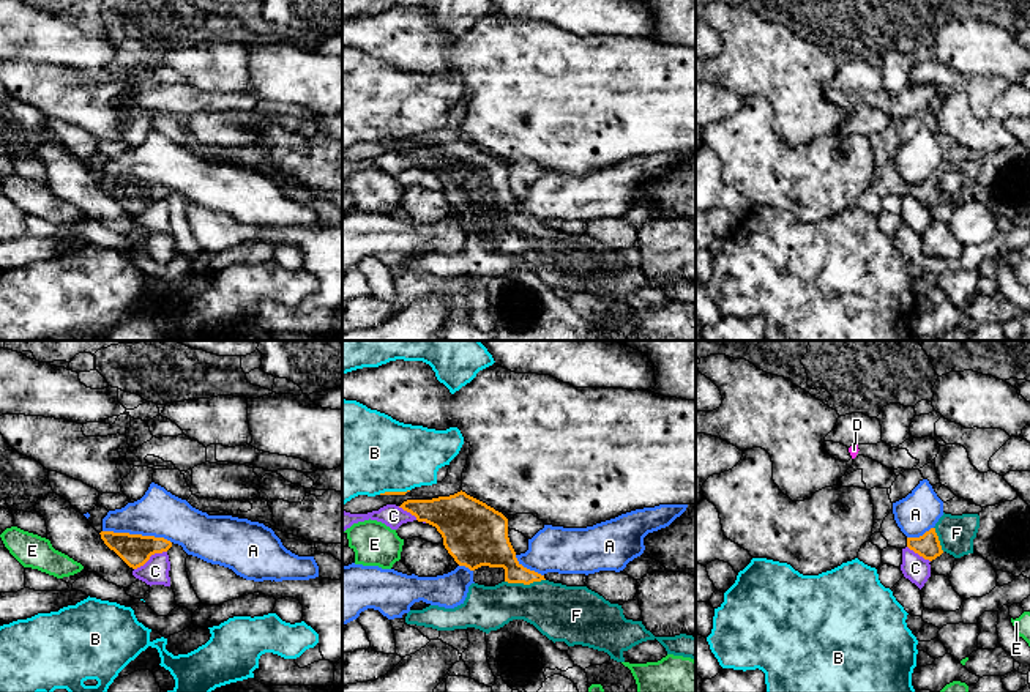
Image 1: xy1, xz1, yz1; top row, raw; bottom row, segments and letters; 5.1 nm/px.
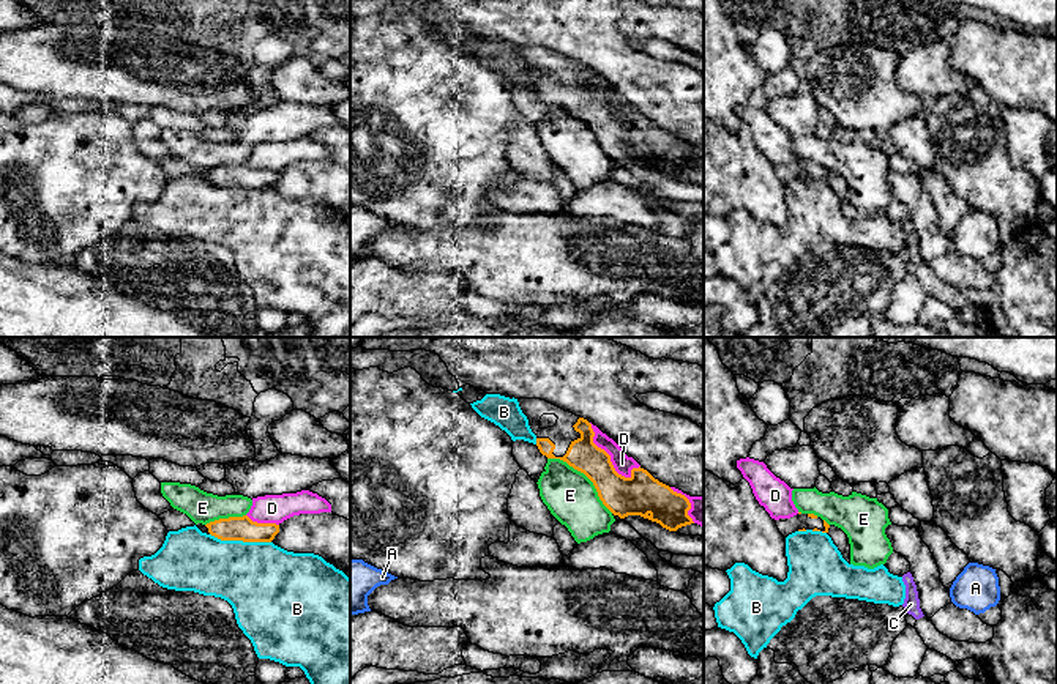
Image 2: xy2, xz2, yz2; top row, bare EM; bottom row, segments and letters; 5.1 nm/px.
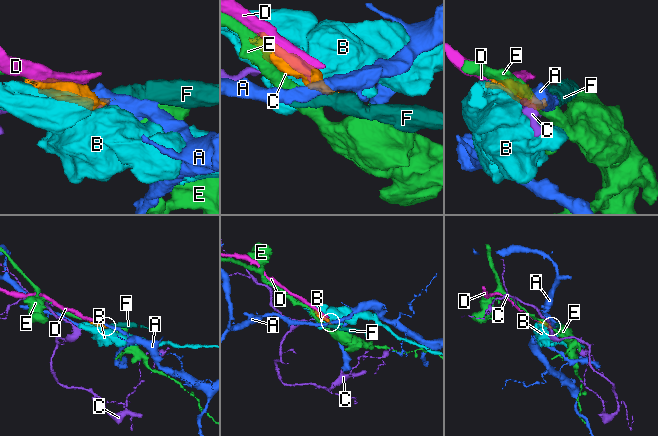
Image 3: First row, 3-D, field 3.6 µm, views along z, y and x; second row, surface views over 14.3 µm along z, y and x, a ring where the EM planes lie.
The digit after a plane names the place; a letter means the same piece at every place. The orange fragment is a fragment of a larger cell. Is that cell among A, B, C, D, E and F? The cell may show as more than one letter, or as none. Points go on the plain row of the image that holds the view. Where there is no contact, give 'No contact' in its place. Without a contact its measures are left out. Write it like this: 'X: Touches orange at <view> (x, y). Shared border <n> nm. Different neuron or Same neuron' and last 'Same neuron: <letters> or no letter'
A: Touches orange at xy1 (138, 182). Shared border 360 nm. Different neuron
B: Touches orange at xy2 (240, 186). Shared border 320 nm. Different neuron
C: Touches orange at xy1 (150, 202). Shared border 190 nm. Different neuron
D: Touches orange at xz2 (606, 100). Shared border 360 nm. Different neuron
E: Touches orange at xz2 (586, 122). Shared border 440 nm. Different neuron
F: Touches orange at xz1 (524, 230). Shared border 200 nm. Same neuron
Same neuron: F

